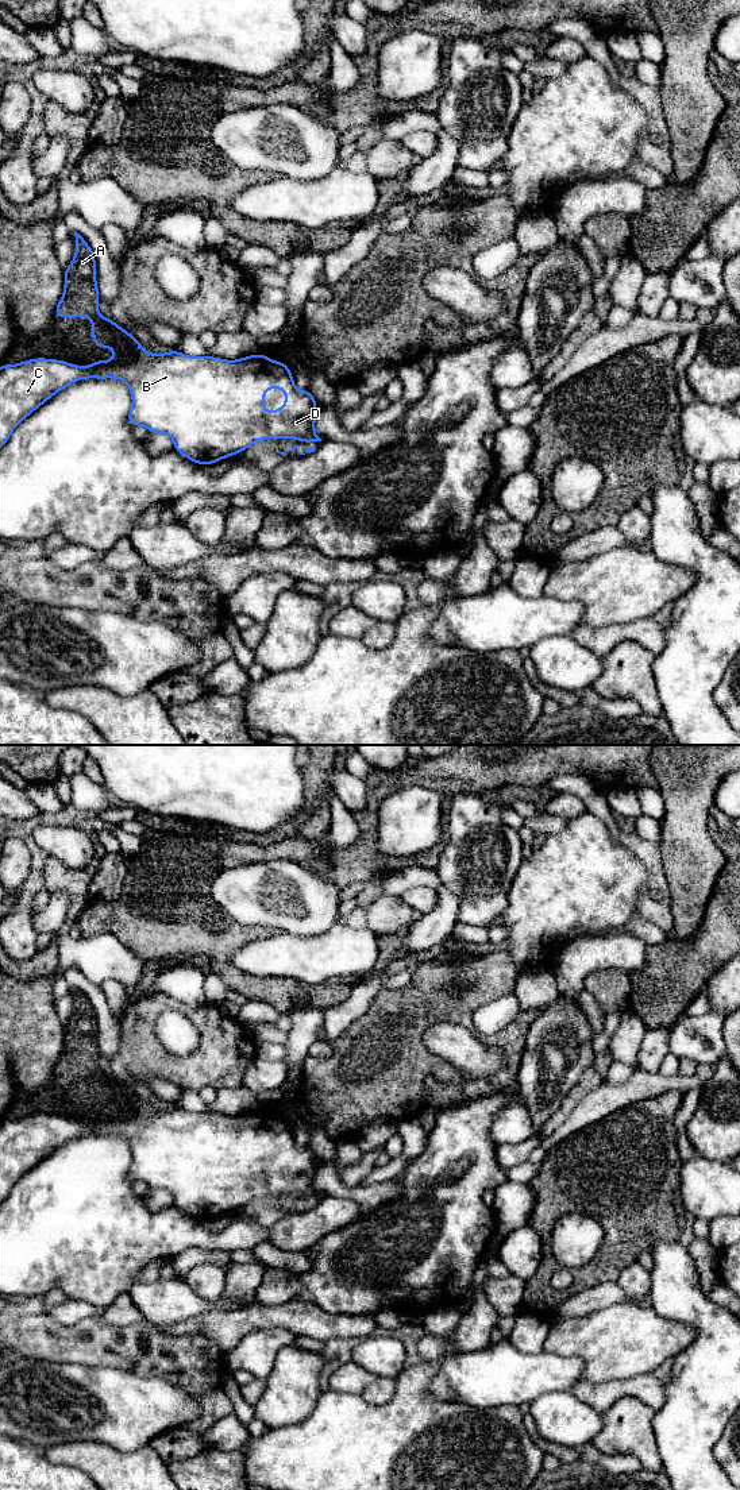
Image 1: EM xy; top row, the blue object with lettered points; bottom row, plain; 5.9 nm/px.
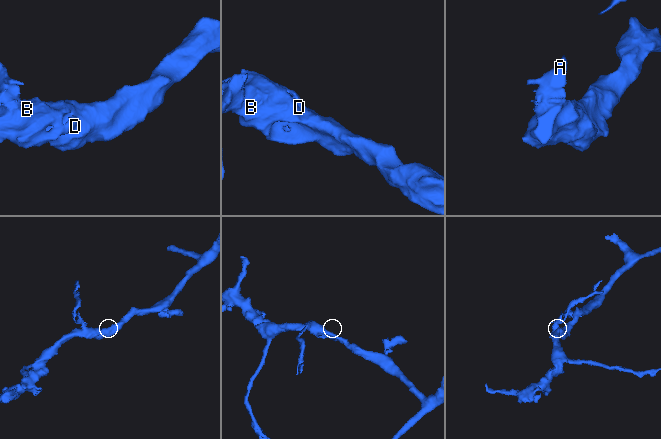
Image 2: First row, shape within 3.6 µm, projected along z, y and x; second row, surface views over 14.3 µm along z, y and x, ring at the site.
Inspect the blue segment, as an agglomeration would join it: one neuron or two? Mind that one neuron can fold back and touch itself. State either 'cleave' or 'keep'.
cleave

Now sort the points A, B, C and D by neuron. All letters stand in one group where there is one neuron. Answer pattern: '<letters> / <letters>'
A / B C D

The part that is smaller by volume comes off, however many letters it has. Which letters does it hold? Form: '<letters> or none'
A

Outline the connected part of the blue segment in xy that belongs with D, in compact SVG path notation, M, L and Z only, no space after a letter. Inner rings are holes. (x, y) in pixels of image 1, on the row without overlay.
M170 1105L166 1109L140 1108L139 1112L120 1122L107 1122L103 1124L89 1124L76 1122L59 1115L35 1113L22 1119L4 1119L0 1123L0 1205L8 1197L14 1185L27 1171L42 1162L47 1155L73 1140L78 1135L107 1135L124 1136L131 1149L132 1162L127 1177L131 1182L143 1181L149 1189L169 1190L174 1200L174 1207L188 1213L193 1219L211 1221L224 1213L240 1209L255 1198L269 1194L300 1194L301 1201L307 1197L321 1197L315 1188L316 1154L309 1146L298 1146L293 1139L293 1130L288 1119L275 1118L265 1109L254 1109L236 1116L226 1116L215 1112L189 1112L180 1107ZM267 1144L285 1146L285 1162L269 1169L263 1163L265 1147Z

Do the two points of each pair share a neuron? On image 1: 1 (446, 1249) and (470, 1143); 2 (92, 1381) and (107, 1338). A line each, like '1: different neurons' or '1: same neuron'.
1: same neuron
2: different neurons

